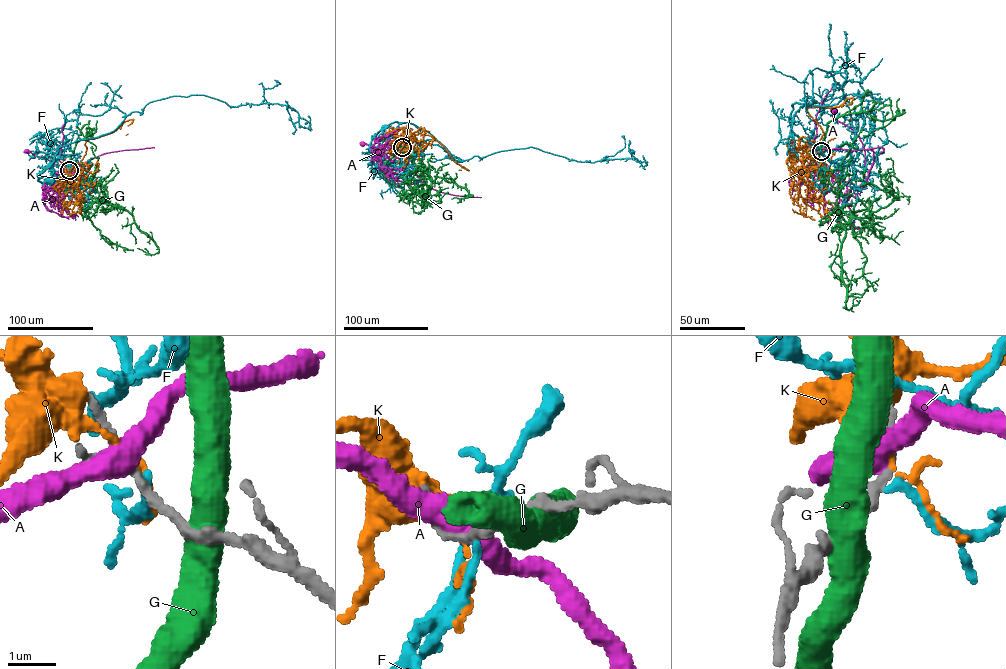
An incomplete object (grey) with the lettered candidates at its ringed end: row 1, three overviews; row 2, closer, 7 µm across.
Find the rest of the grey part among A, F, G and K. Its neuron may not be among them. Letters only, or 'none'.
F

